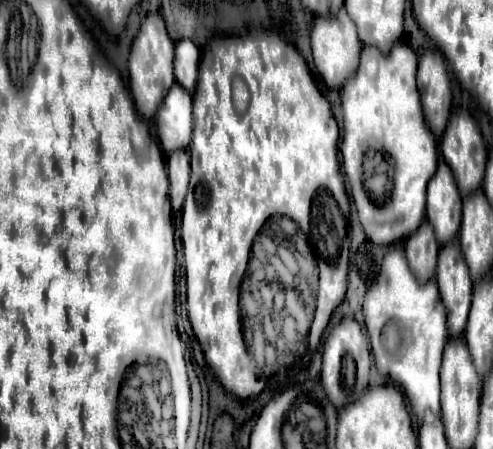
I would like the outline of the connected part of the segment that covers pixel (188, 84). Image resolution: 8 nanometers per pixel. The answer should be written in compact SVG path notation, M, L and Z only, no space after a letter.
M188 38L178 40L174 56L174 76L176 82L180 82L180 86L184 86L188 92L192 92L196 86L198 62L200 62L200 50L196 48L196 44Z

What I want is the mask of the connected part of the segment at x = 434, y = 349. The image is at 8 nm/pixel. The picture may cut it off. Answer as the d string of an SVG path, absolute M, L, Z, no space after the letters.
M394 248L384 256L376 284L372 284L366 290L362 312L378 372L404 388L404 394L410 400L412 410L418 418L422 418L424 412L438 414L440 412L438 370L442 362L442 350L448 340L448 328L446 310L444 304L440 302L436 280L432 278L424 284L418 282L418 278L408 268L404 250Z

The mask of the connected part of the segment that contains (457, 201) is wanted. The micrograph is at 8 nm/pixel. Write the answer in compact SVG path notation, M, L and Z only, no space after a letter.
M446 162L438 164L432 182L428 182L426 218L428 222L432 222L440 244L450 242L458 236L462 218L462 196L458 192L454 174Z

